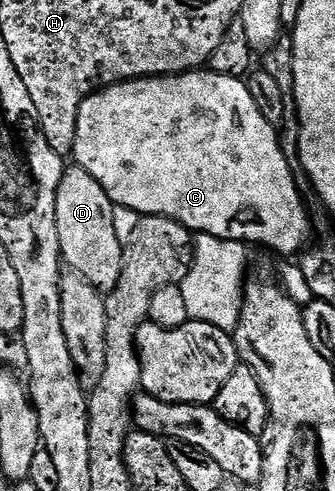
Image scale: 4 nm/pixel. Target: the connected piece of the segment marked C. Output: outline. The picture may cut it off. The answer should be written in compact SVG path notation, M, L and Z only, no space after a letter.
M193 70L182 72L179 76L144 76L141 80L123 80L120 84L101 88L88 96L78 110L72 156L78 167L86 170L86 174L94 174L94 178L98 178L98 186L106 190L117 208L129 208L140 216L165 216L186 226L193 234L239 240L245 246L265 244L266 247L288 256L284 258L292 258L303 252L313 235L310 208L304 205L304 200L300 197L300 188L296 185L295 174L292 173L293 165L280 147L277 129L270 122L266 122L266 118L262 118L258 106L254 106L254 98L250 98L247 83L238 76L227 76L211 70Z

